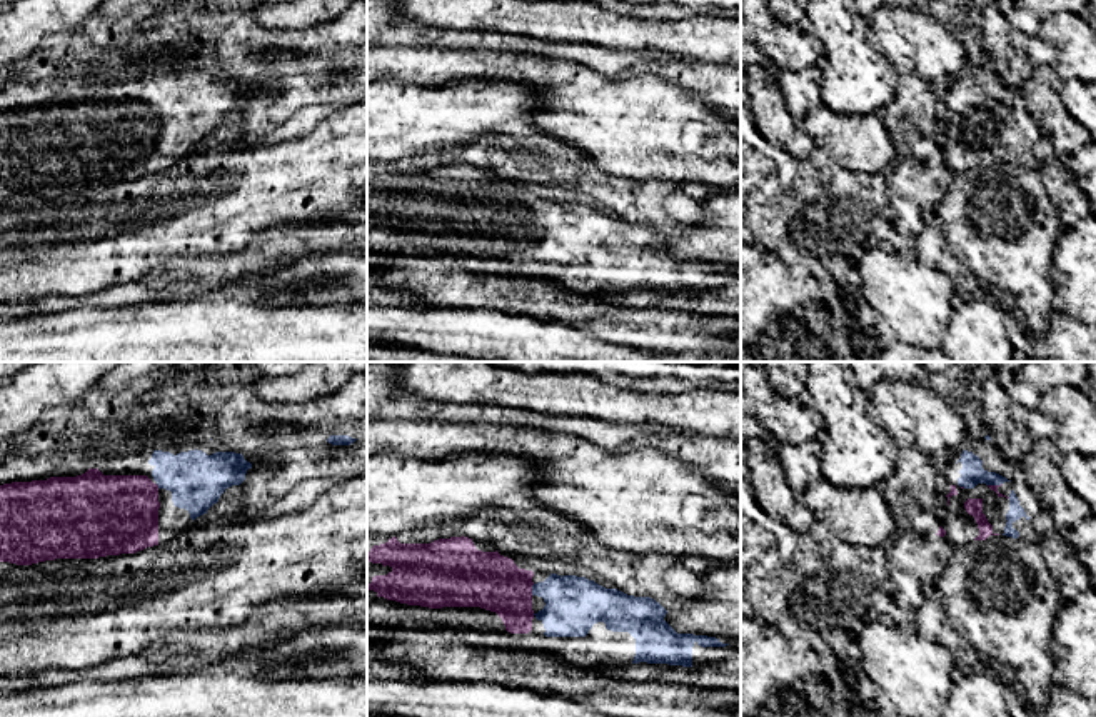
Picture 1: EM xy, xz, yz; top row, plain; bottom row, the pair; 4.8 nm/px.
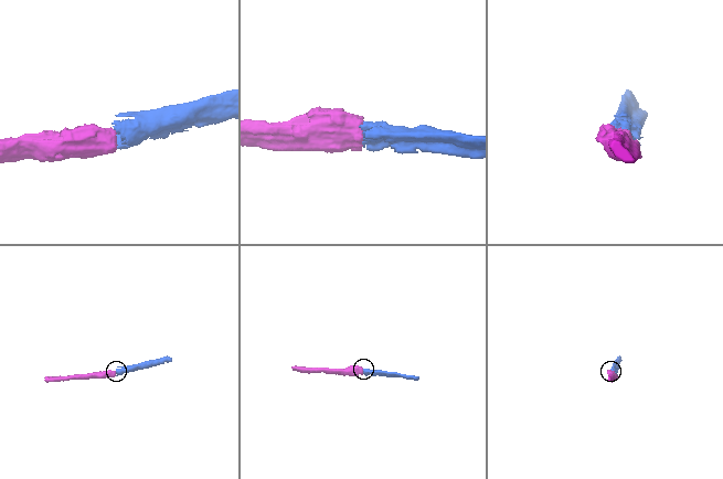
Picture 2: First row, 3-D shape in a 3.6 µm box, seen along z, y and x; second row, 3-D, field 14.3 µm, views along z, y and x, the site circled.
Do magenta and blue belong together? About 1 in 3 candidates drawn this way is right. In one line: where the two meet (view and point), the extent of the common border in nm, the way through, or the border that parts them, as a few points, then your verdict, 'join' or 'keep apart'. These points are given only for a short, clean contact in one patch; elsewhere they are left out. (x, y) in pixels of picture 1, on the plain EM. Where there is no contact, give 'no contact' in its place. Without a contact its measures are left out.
contact xz (531, 215); length 60 nm; way xz (489, 207), (504, 215), (531, 215), (554, 215), (573, 230); join

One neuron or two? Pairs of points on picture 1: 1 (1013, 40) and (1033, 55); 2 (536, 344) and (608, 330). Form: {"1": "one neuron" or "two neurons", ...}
{"1": "one neuron", "2": "two neurons"}

